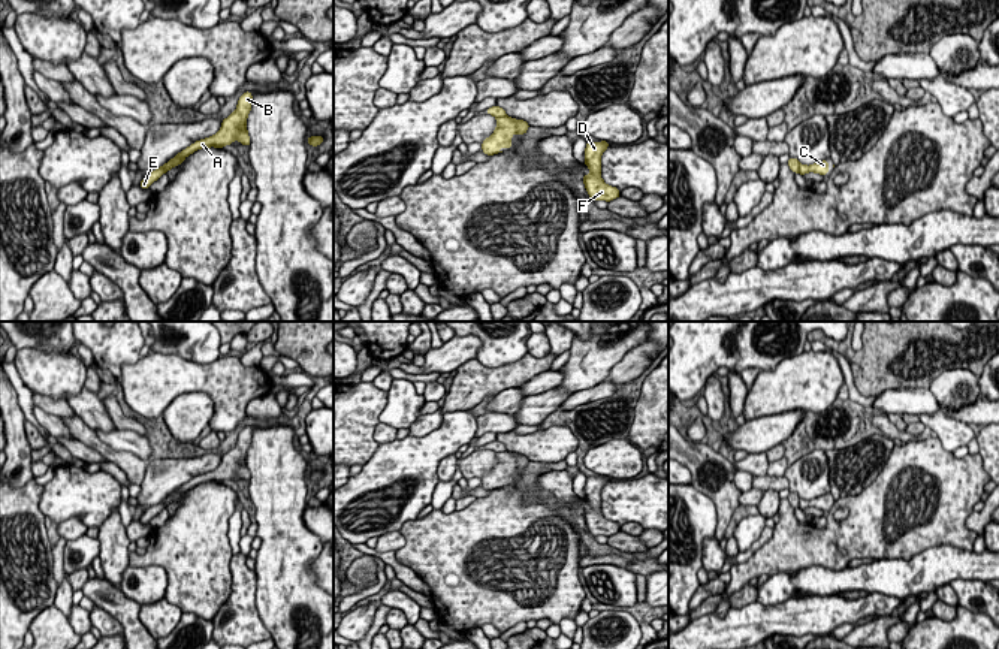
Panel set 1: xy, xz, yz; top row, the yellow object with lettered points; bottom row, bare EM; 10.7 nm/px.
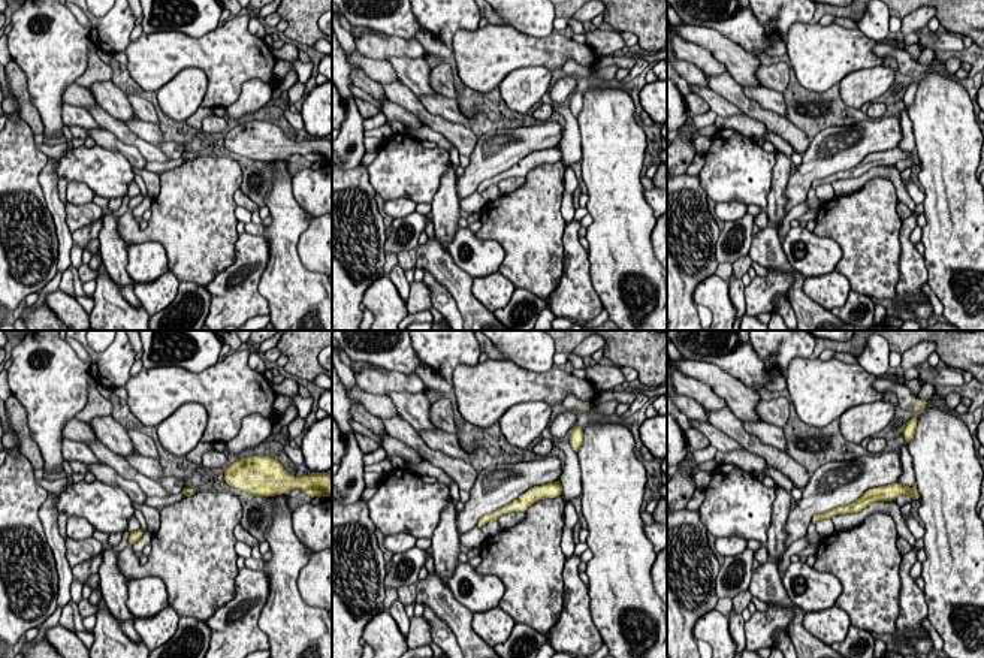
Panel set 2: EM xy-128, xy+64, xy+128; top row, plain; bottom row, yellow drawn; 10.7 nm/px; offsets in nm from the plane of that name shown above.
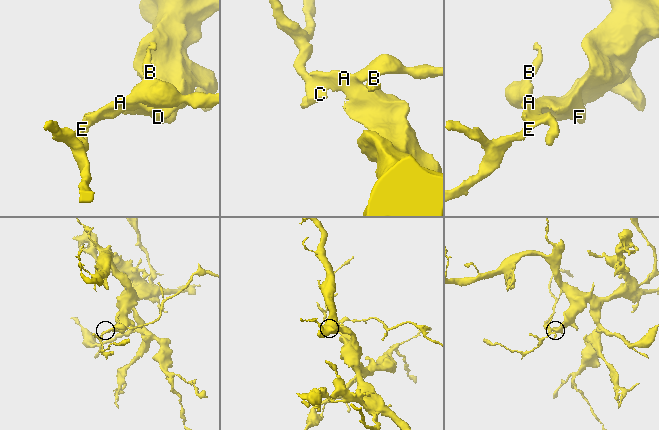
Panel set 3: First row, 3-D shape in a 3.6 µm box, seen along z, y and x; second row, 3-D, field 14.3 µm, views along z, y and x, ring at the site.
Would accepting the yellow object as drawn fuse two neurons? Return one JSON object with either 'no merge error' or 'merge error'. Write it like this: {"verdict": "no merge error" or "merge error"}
{"verdict": "merge error"}

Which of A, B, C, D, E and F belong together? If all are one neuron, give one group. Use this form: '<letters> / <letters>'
A B / C D E F

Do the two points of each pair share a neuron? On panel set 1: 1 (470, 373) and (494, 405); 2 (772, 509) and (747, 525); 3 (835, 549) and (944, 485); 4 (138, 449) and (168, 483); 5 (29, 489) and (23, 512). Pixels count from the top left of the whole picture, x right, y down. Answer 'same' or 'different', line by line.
1: different
2: different
3: same
4: different
5: same

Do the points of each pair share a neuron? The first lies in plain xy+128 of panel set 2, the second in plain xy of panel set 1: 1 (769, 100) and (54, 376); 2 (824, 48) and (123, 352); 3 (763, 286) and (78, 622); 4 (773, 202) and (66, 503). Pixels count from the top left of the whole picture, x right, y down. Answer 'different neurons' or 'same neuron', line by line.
1: different neurons
2: different neurons
3: same neuron
4: different neurons

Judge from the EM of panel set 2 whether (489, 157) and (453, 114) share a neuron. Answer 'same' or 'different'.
different

